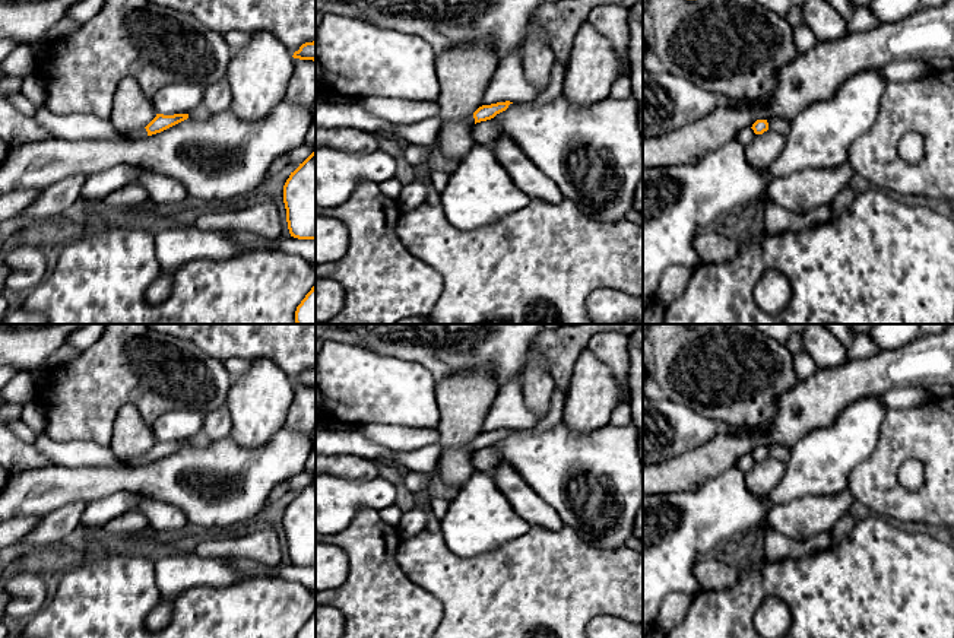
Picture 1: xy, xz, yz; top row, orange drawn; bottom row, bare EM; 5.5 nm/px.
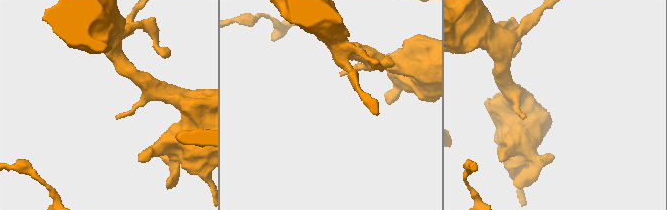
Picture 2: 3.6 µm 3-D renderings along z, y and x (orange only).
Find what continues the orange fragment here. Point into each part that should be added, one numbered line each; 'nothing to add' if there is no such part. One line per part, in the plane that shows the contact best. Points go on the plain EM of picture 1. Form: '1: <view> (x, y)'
1: xy (140, 460)

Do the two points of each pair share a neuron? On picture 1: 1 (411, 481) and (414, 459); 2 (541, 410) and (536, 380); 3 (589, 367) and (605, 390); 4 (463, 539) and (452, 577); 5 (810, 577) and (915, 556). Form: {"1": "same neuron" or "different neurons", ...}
{"1": "different neurons", "2": "same neuron", "3": "same neuron", "4": "different neurons", "5": "same neuron"}

